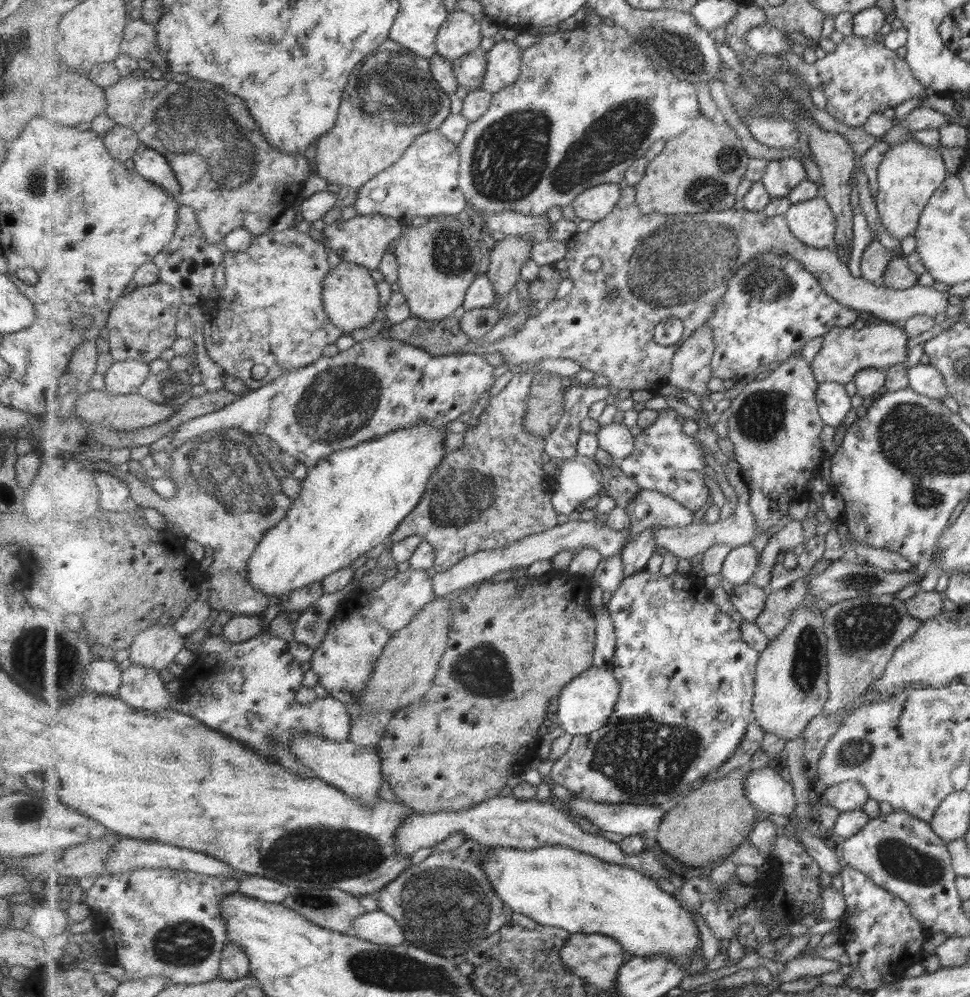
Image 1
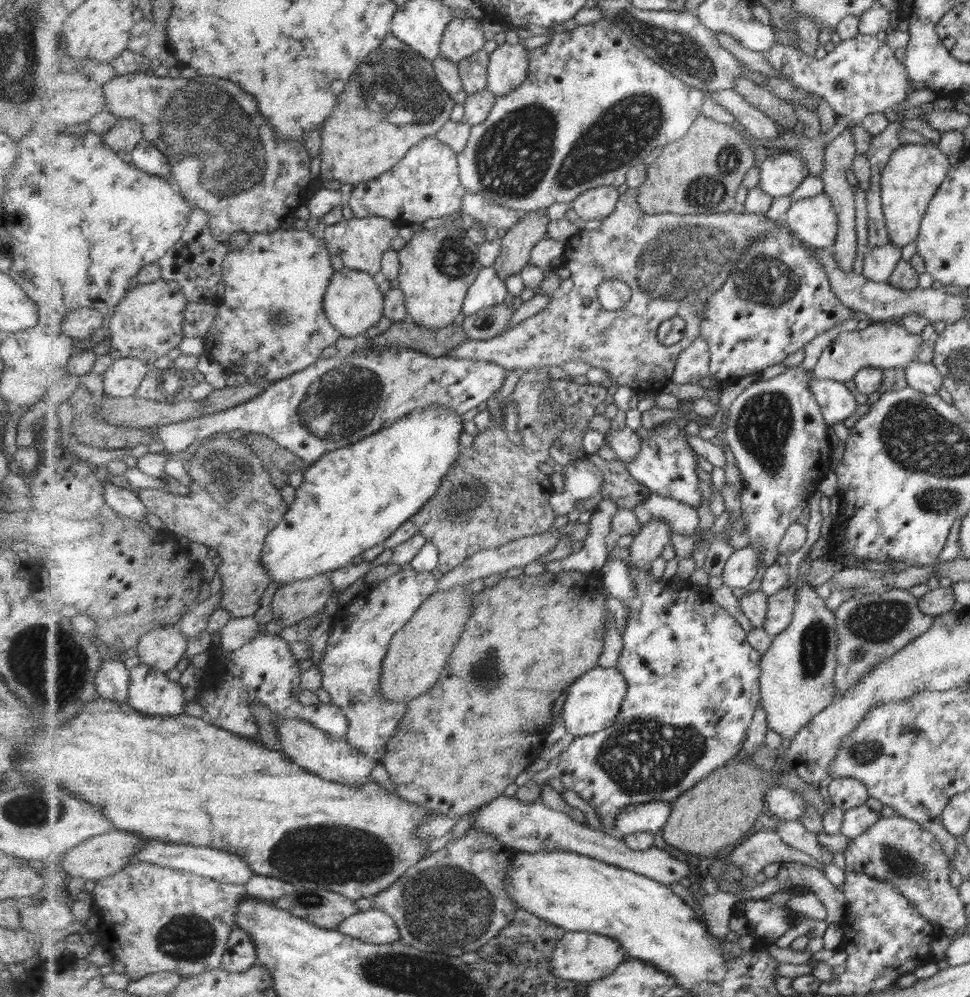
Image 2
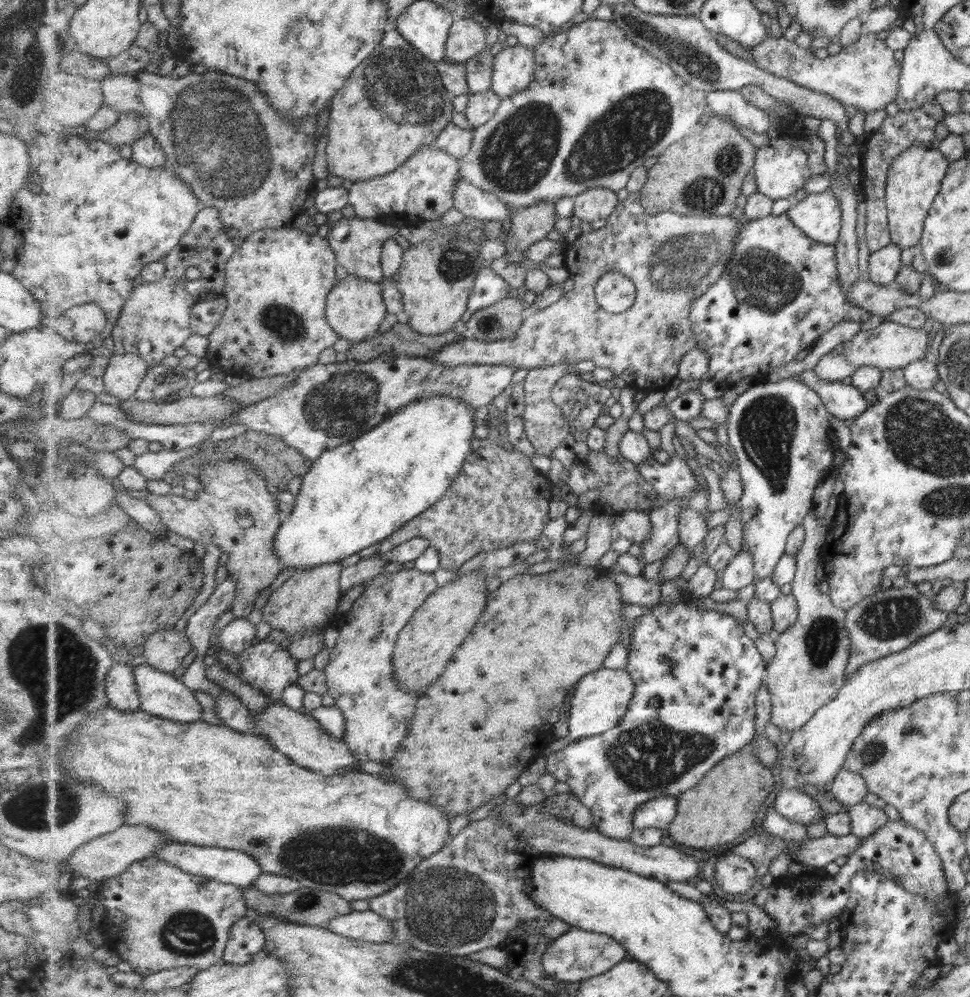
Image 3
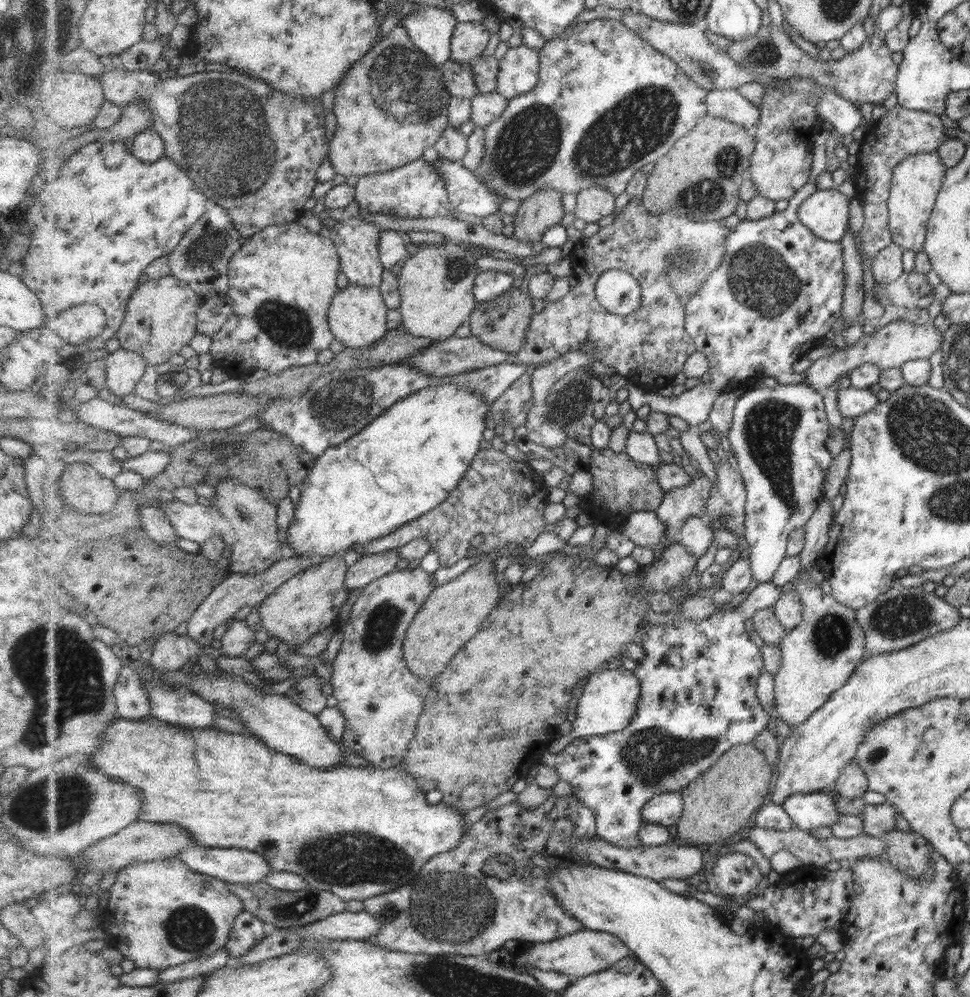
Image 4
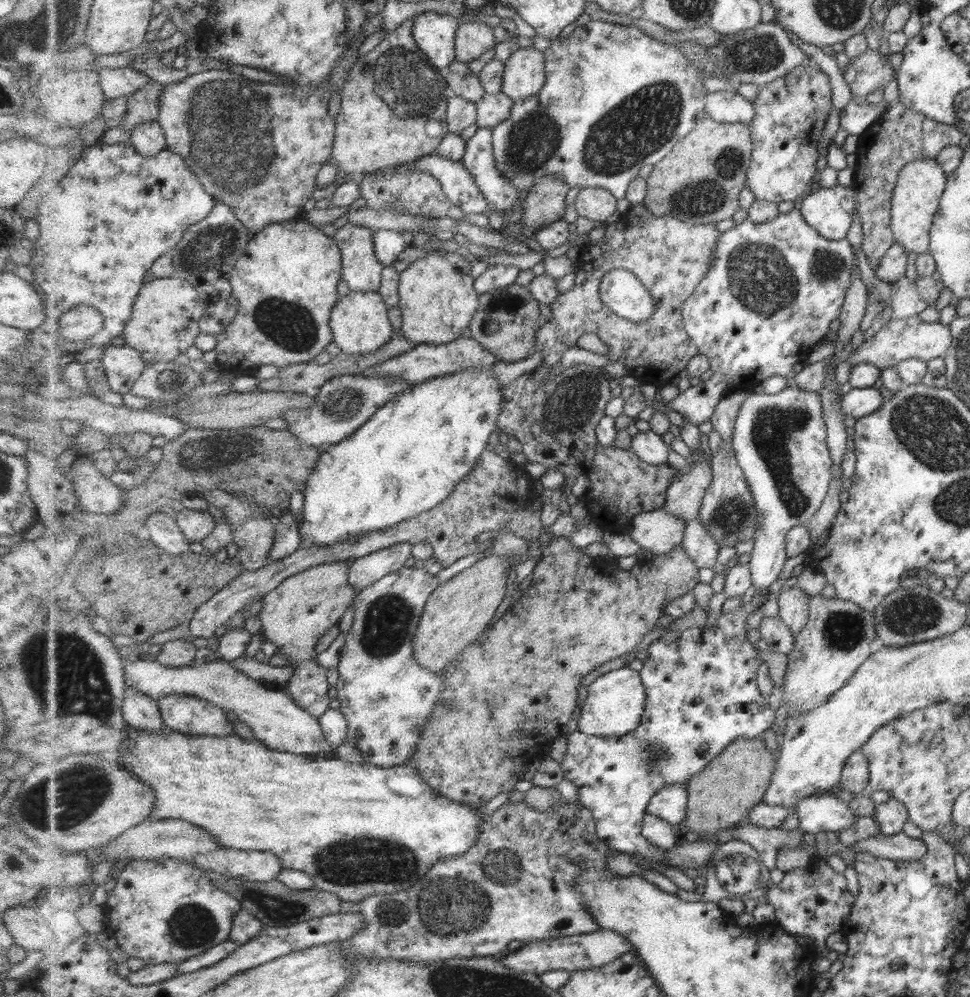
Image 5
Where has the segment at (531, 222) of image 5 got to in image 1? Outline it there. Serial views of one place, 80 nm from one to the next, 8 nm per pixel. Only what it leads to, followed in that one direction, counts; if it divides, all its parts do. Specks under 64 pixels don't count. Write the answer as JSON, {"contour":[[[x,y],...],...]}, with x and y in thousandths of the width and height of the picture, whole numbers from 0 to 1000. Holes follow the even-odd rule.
{"contour":[[[522,237],[506,248],[502,278],[512,290],[512,304],[537,281],[537,271],[547,261],[551,247],[545,240]]]}

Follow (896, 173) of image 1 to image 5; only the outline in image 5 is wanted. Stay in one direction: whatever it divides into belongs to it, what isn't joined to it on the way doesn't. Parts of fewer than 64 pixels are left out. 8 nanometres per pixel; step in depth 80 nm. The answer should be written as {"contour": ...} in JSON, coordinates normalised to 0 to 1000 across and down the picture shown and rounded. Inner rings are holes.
{"contour":[[[963,159],[943,160],[928,169],[920,197],[919,231],[924,245],[933,252],[954,254],[958,249],[958,231],[972,193],[975,176]]]}

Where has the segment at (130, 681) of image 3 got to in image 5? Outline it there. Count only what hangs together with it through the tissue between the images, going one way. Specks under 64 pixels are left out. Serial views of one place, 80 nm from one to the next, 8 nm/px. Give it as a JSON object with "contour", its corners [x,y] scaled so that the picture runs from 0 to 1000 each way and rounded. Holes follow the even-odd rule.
{"contour":[[[131,684],[127,708],[129,723],[135,729],[147,734],[168,734],[172,730],[163,703],[143,694],[139,689],[131,689]]]}

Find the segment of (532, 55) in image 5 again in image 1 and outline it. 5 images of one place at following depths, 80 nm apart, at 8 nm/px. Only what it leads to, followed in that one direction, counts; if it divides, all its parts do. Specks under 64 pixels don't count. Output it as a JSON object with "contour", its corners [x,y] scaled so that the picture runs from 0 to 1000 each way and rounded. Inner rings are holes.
{"contour":[[[514,41],[502,52],[503,65],[497,88],[510,94],[536,78],[539,50],[530,41]]]}

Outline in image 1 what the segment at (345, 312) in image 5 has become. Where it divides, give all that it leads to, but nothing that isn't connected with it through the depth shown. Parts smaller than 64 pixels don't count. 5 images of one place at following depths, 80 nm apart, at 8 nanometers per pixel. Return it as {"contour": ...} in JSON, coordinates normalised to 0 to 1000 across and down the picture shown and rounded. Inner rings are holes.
{"contour":[[[353,261],[339,273],[334,284],[334,309],[338,317],[356,335],[376,329],[390,321],[393,314],[393,297],[390,285],[380,277],[380,270]]]}

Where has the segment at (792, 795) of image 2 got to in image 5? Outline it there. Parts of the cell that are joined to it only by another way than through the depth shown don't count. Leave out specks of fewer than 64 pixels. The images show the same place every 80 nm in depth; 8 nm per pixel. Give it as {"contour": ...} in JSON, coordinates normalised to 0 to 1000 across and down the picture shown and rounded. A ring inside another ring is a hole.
{"contour":[[[861,794],[845,795],[816,808],[823,817],[824,830],[830,836],[863,835],[881,822],[881,815]]]}

